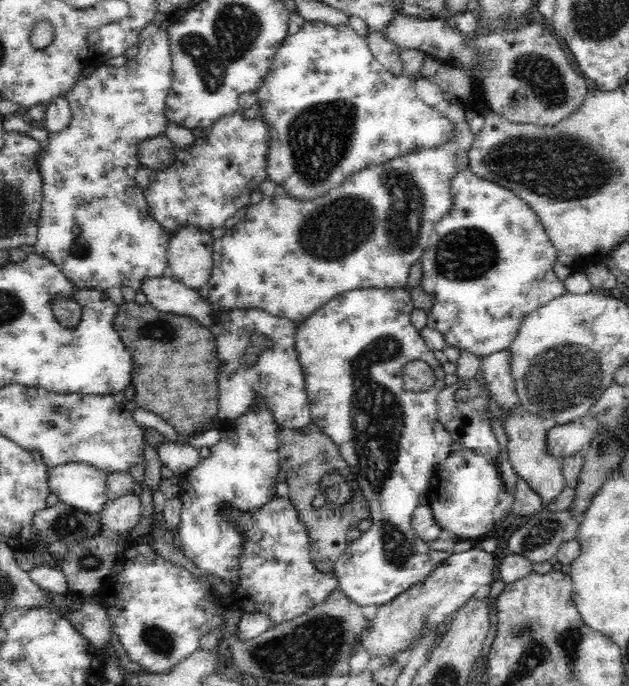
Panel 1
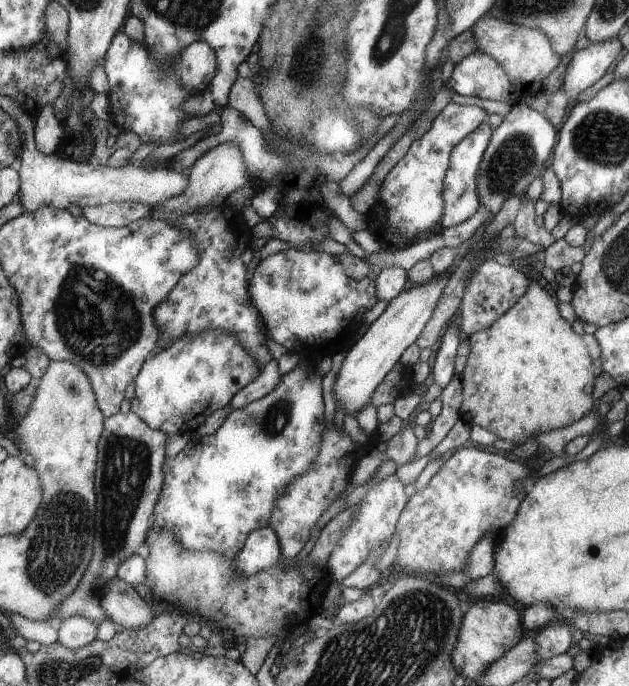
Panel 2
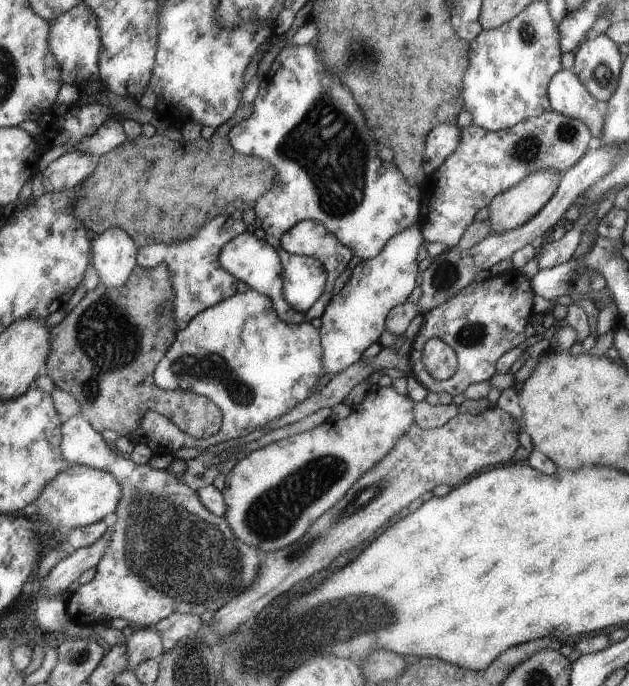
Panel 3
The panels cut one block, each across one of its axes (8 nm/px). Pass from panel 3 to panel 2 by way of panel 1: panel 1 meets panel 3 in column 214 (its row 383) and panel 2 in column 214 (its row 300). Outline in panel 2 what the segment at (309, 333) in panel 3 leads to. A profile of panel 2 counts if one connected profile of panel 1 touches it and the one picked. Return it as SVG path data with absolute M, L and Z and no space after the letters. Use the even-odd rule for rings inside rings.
M208 329L181 336L157 351L135 380L131 411L153 429L167 434L193 433L212 414L228 406L244 387L263 372L237 336L222 329Z

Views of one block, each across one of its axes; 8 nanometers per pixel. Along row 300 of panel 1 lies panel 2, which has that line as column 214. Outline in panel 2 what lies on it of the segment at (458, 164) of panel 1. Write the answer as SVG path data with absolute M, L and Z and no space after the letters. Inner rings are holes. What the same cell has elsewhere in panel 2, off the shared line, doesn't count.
M220 205L206 212L190 213L172 224L191 232L201 259L199 266L187 272L156 308L156 324L160 328L161 340L165 342L163 346L167 347L187 334L222 329L237 336L241 345L257 360L257 366L263 368L273 358L264 331L260 330L260 314L251 305L246 286L247 266L240 258L252 243L251 229L244 221L243 212Z

